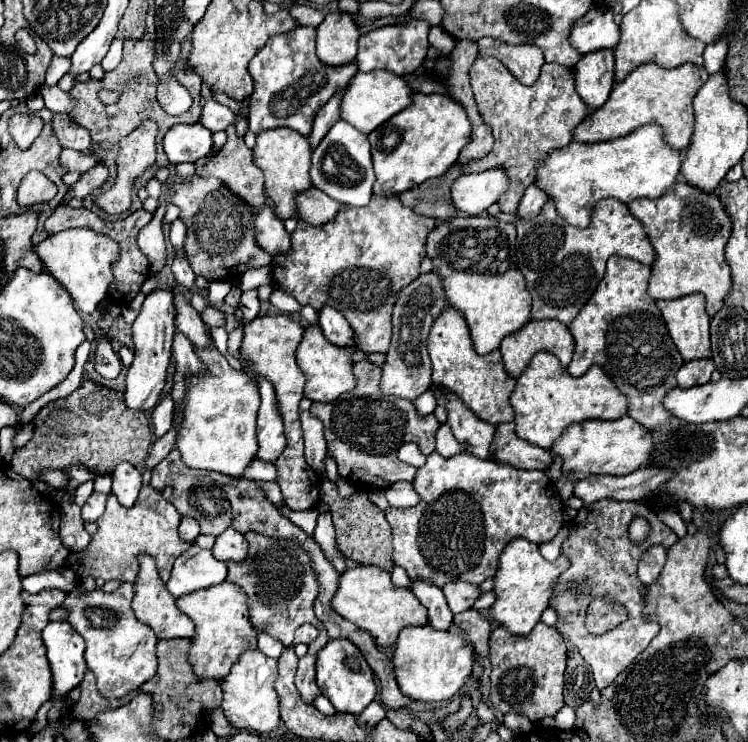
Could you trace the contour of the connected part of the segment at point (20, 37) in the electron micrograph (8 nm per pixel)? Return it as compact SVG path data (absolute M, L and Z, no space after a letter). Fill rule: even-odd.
M19 30L17 32L17 42L19 42L19 46L25 50L25 52L29 52L29 54L35 54L35 50L37 50L37 46L35 46L35 42L33 42L33 38L31 38L31 34L29 34L29 30Z

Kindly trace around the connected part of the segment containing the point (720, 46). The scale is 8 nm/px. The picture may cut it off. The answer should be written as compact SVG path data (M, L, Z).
M713 42L705 48L703 58L705 58L705 70L709 74L715 74L719 70L723 70L723 62L725 62L725 54L727 54L727 42Z

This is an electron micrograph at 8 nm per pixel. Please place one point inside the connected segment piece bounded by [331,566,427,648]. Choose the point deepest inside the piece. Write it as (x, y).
(366, 595)

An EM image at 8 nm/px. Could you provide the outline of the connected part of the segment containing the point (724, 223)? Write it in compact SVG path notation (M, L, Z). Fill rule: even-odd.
M681 180L661 198L633 200L629 210L645 226L657 252L657 260L651 266L649 296L653 300L675 300L699 292L707 298L707 314L713 318L725 306L725 298L731 290L731 270L725 260L731 218L719 200L719 188L705 192Z

